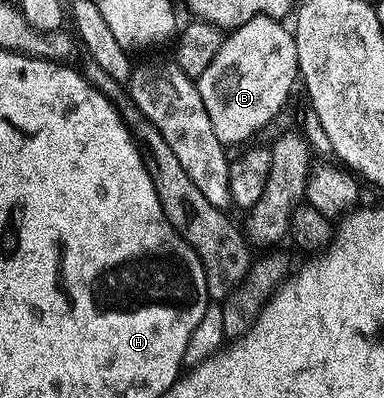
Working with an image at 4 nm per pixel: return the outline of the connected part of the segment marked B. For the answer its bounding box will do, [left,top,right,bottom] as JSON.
[195,16,300,145]

